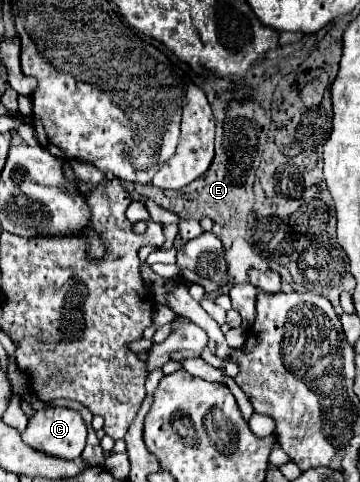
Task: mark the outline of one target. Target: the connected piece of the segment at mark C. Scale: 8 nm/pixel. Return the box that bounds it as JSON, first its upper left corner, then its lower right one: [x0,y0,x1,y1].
[22,409,86,459]

